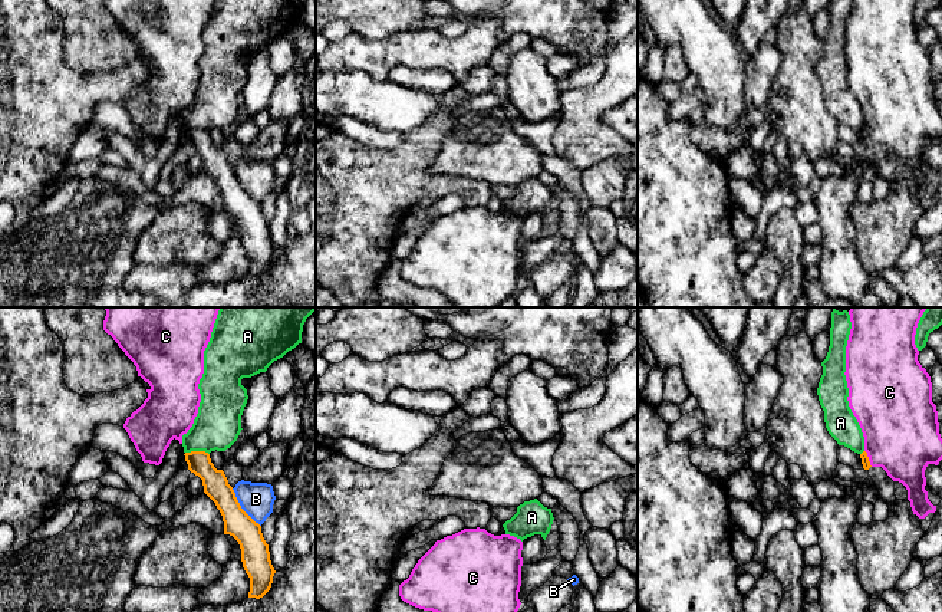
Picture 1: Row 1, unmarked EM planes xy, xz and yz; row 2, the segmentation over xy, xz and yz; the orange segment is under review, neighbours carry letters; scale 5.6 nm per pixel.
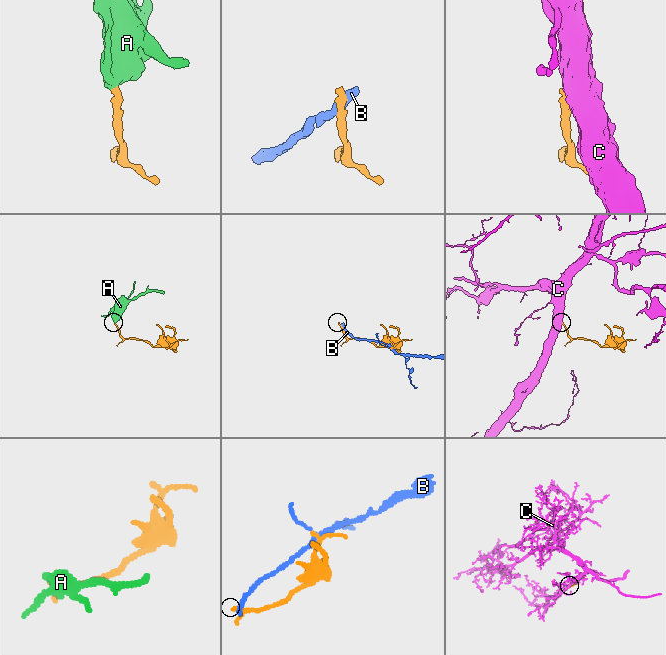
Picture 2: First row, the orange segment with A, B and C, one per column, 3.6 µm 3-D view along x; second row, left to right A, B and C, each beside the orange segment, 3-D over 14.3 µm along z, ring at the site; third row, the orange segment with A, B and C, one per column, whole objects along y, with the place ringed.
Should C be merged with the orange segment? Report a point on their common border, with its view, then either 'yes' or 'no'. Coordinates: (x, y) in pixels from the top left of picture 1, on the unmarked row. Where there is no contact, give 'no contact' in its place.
contact yz (868, 137); yes

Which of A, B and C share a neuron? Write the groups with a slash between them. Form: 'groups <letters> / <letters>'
groups A / B / C

